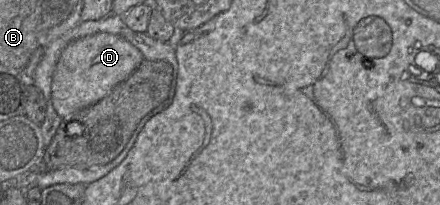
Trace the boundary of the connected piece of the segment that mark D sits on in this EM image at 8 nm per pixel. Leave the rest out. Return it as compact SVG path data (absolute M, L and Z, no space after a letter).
M100 32L71 42L63 50L53 75L51 101L55 111L63 118L99 102L143 60L138 48L114 34Z

